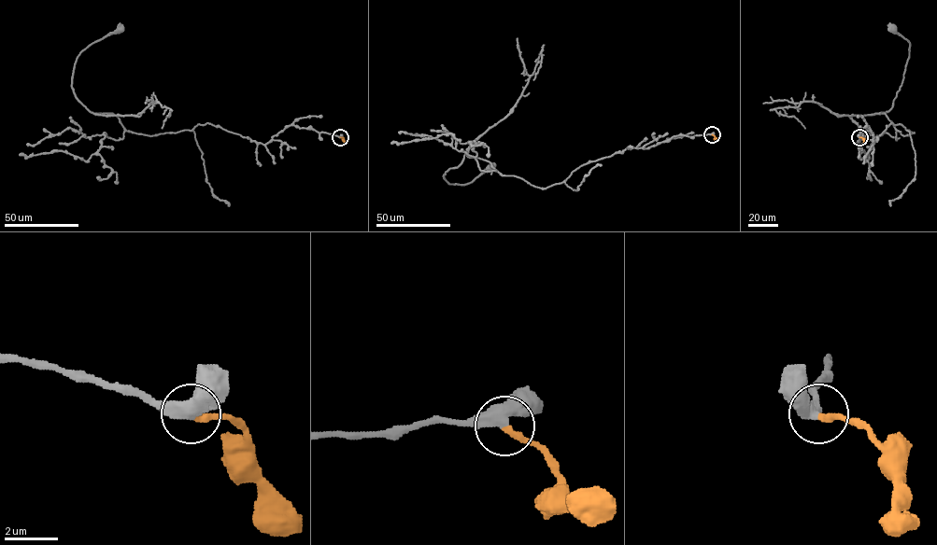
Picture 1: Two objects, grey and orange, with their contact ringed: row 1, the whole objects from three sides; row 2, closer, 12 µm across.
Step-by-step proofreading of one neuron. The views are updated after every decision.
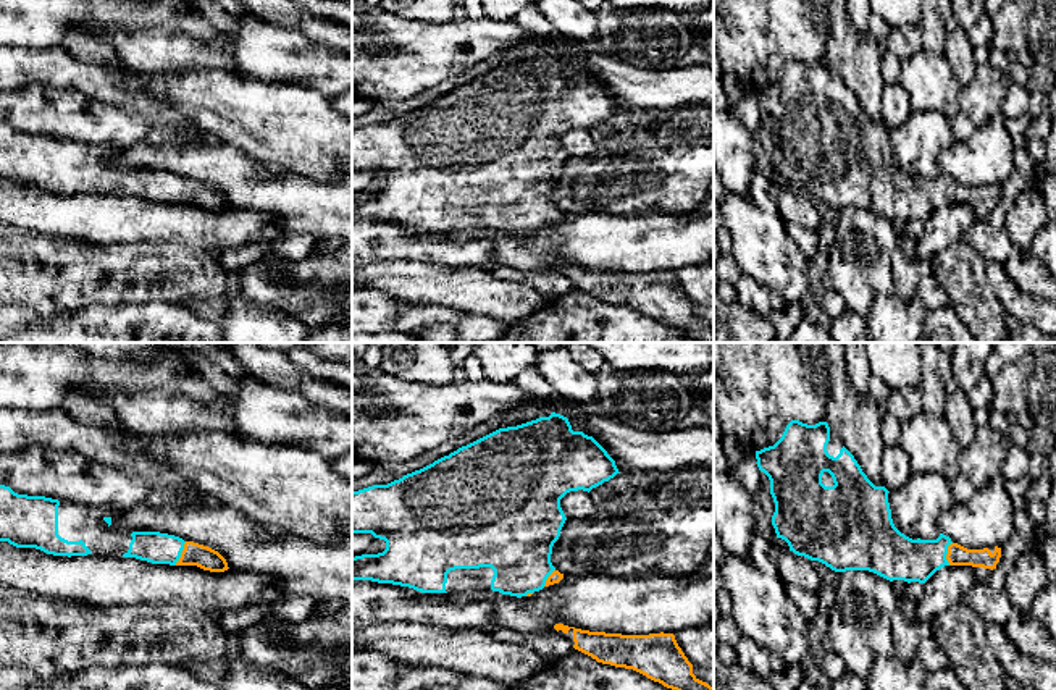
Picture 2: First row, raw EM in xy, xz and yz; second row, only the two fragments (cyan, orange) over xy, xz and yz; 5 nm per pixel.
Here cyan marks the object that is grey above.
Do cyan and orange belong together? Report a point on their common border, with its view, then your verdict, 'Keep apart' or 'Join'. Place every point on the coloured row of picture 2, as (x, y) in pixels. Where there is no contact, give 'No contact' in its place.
Touches cyan at xy (181, 551). Join

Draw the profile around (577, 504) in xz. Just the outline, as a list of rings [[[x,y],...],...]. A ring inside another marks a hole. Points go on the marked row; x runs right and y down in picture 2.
[[[583,490],[567,493],[560,499],[560,507],[567,519],[593,519],[599,514],[589,493]]]

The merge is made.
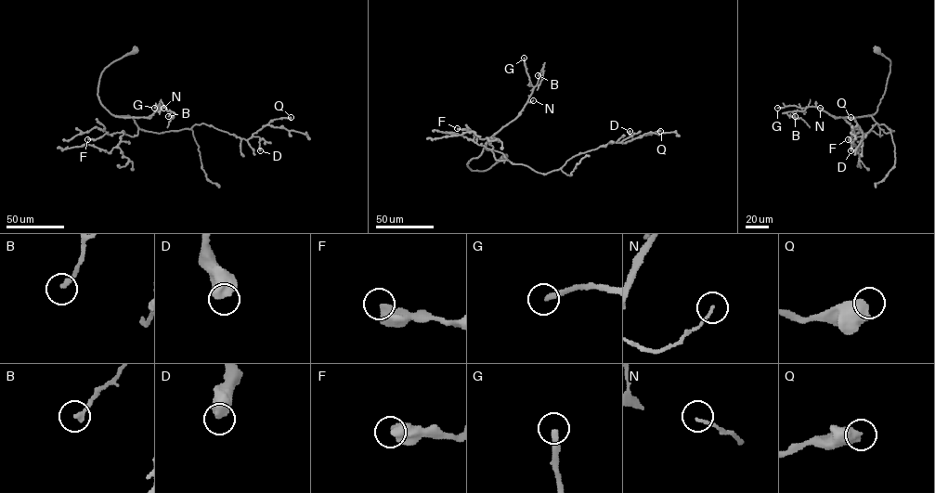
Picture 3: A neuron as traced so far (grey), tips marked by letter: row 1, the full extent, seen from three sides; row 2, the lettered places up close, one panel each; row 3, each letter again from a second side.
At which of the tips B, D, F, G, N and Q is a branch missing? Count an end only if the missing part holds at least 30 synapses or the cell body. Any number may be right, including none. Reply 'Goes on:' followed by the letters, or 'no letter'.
Goes on: G

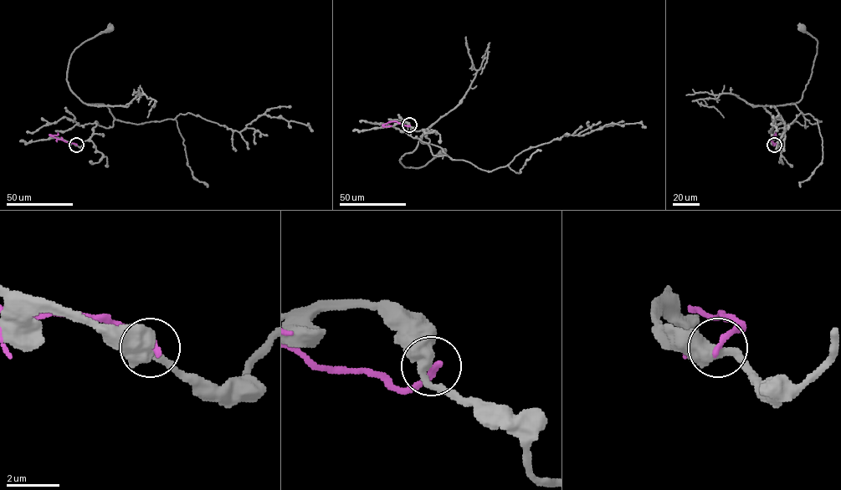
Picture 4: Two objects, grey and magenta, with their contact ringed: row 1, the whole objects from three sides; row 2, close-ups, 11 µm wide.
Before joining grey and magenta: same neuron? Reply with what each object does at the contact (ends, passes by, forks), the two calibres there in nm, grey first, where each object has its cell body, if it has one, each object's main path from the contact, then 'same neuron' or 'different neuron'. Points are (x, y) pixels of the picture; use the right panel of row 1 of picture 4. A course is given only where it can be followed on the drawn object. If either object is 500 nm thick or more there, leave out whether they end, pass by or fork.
grey passes by; magenta ends there; 480 nm thick on the grey side, 280 nm on the other; cell body of grey at (802, 28); no cell body on magenta; grey runs (775, 145), (791, 124), (805, 128), (795, 104), (784, 105), (801, 99), (817, 53), (817, 40), (801, 28); magenta runs (775, 145), (771, 139), (776, 132); different neuron

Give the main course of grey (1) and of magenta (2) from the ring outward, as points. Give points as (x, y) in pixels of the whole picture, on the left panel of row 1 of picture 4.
1: (76, 145), (96, 121), (110, 128), (114, 118), (71, 90), (69, 61), (110, 28)
2: (76, 145), (50, 135), (57, 135), (58, 132)

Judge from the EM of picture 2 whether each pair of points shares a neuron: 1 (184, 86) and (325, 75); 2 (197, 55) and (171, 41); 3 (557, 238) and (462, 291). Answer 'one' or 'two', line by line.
1: two
2: one
3: two

